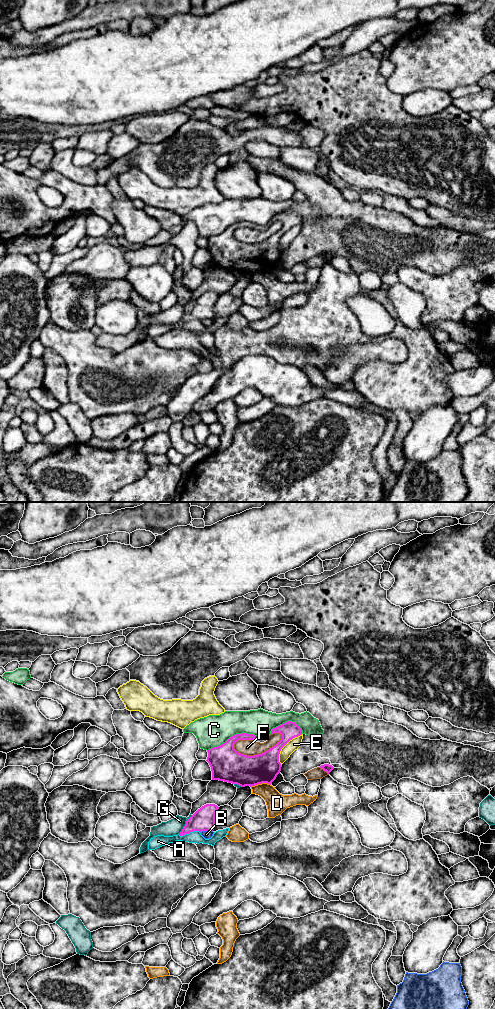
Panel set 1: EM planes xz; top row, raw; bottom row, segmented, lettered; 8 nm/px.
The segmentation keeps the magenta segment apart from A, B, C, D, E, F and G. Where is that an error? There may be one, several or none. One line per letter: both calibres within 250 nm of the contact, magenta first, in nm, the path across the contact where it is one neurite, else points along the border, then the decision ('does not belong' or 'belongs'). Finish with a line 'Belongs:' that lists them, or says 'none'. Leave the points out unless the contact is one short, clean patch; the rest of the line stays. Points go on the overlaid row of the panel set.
A: 180 nm thick on the magenta side, 100 nm on the other; does not belong
B: 180 nm thick on the magenta side, 60 nm on the other; does not belong
C: 260 nm thick on the magenta side, 260 nm on the other; does not belong
D: 260 nm thick on the magenta side, 160 nm on the other; does not belong
E: 240 nm thick on the magenta side, 90 nm on the other; does not belong
F: 260 nm thick on the magenta side, 130 nm on the other; does not belong
G: 180 nm thick on the magenta side, 130 nm on the other; does not belong
Belongs: none

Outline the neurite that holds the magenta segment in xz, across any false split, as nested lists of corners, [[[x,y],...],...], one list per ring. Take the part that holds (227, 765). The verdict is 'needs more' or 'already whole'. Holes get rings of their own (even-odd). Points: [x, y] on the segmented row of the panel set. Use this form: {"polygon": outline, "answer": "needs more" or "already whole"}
{"polygon": [[[292,721],[273,728],[271,734],[280,733],[282,739],[262,754],[247,756],[238,753],[234,744],[238,740],[254,740],[253,734],[236,734],[220,746],[209,749],[207,762],[212,771],[212,780],[237,784],[241,787],[262,783],[272,784],[281,771],[279,754],[293,738],[302,735],[301,728]]], "answer": "already whole"}

